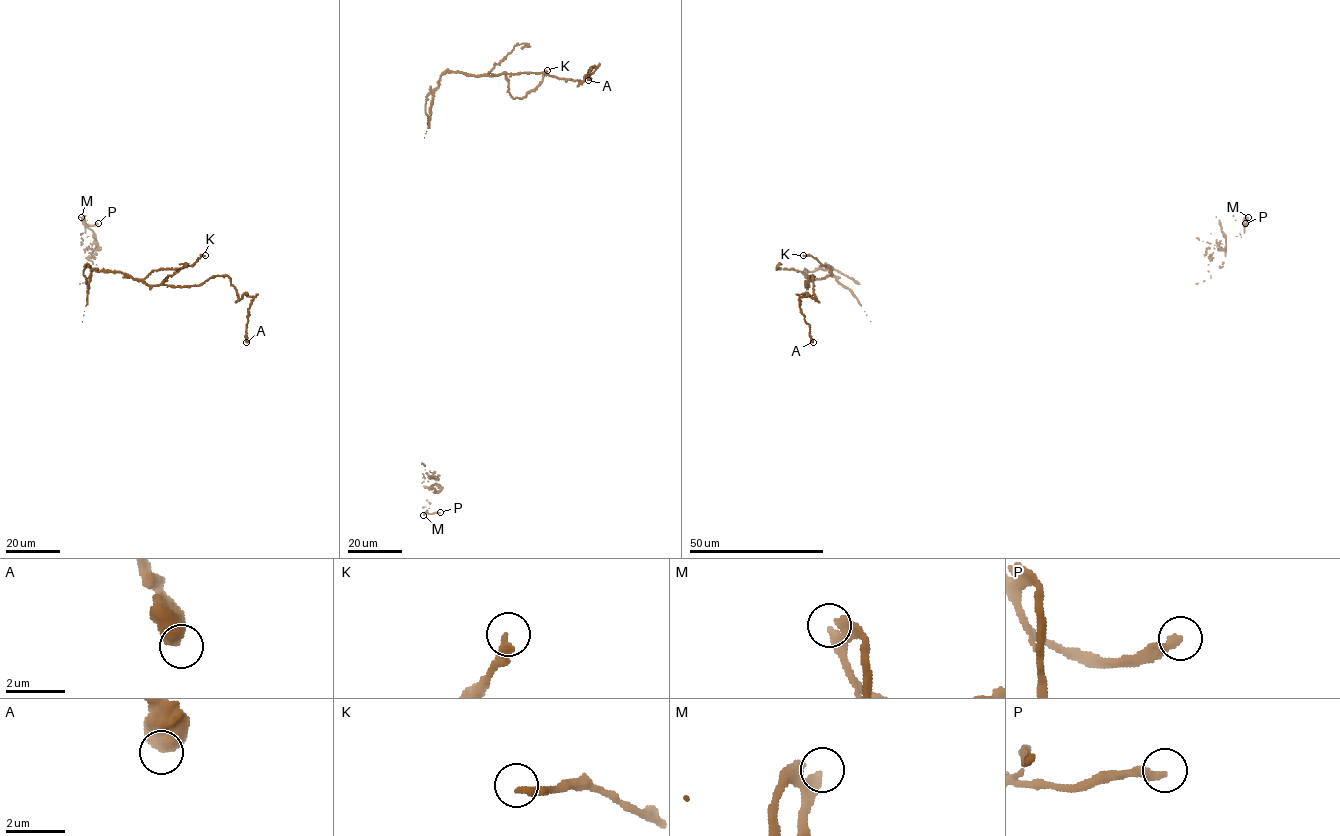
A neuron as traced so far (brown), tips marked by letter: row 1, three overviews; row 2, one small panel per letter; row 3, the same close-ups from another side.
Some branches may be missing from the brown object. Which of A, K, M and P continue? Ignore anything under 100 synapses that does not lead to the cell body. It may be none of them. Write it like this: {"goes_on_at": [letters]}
{"goes_on_at": ["P"]}

